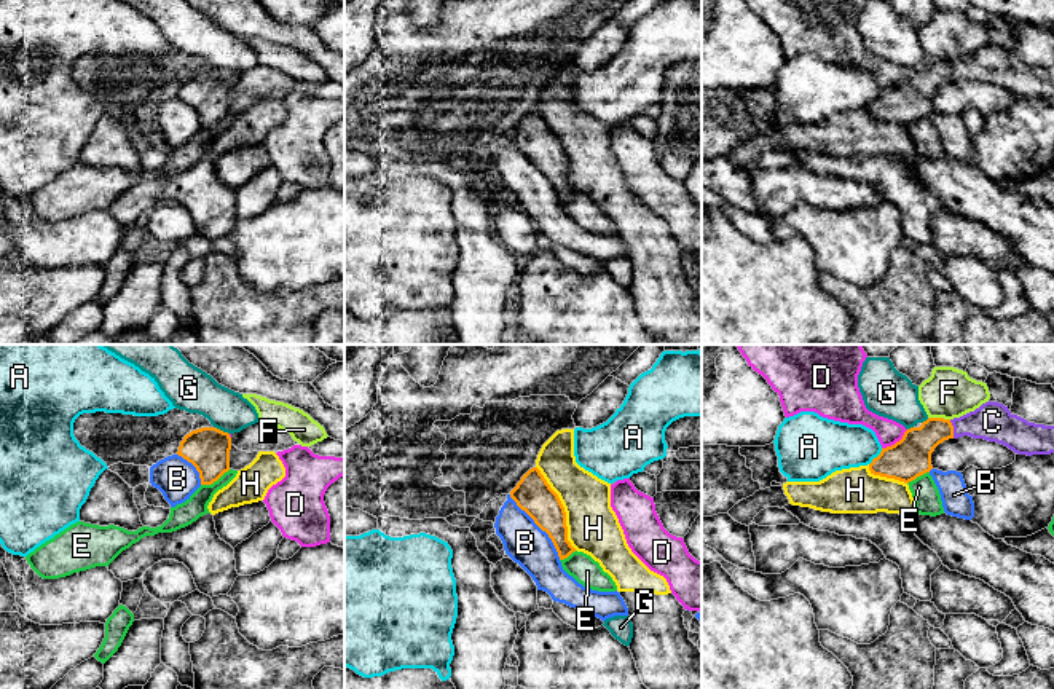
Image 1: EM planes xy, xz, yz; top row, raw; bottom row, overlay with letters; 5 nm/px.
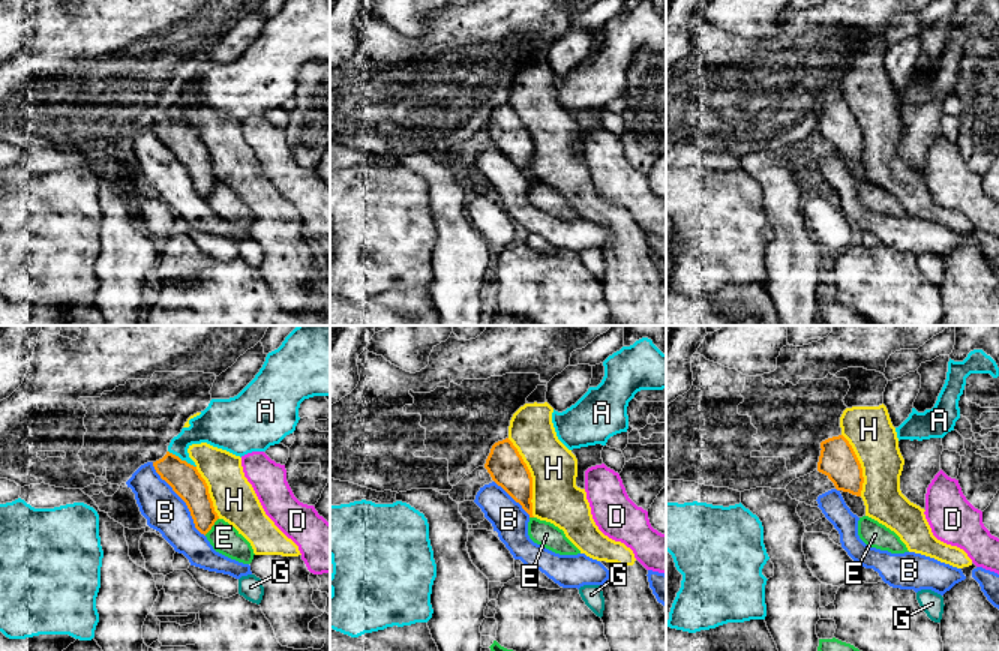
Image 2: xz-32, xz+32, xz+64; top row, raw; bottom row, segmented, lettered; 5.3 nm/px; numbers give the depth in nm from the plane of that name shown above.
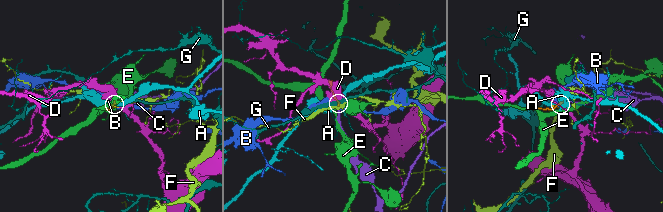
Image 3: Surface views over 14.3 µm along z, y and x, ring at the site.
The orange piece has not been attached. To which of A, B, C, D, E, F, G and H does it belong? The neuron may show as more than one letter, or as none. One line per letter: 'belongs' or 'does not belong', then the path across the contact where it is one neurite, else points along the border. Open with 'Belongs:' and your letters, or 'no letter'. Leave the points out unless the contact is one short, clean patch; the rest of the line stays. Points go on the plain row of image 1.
Belongs: C
A: does not belong
B: does not belong
C: belongs | across yz (911, 99), (938, 72), (952, 72), (992, 64)
D: does not belong | along yz (908, 72), (898, 83), (882, 91)
E: does not belong | along xy (230, 112), (211, 126), (201, 128)
F: does not belong | along yz (928, 59), (949, 62)
G: does not belong | along xy (214, 69), (228, 77)
H: does not belong

